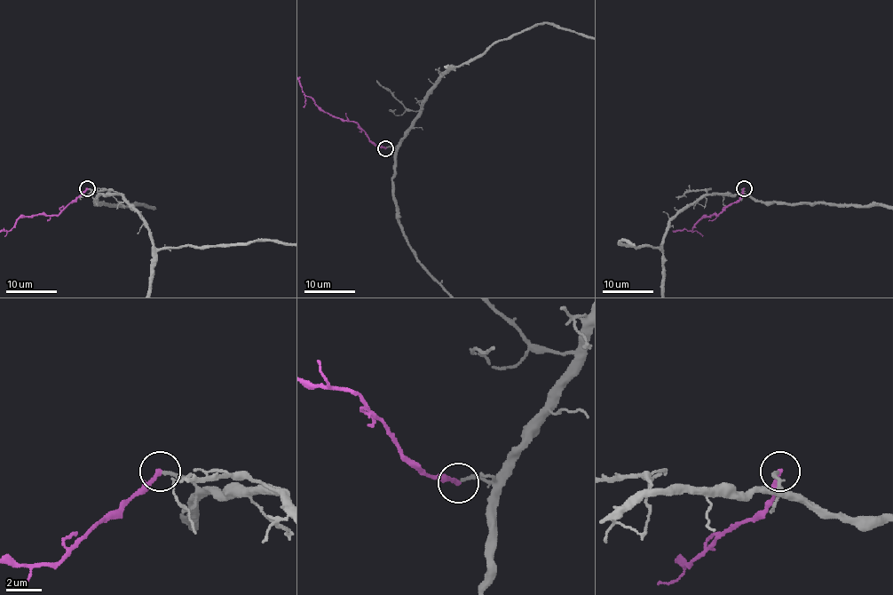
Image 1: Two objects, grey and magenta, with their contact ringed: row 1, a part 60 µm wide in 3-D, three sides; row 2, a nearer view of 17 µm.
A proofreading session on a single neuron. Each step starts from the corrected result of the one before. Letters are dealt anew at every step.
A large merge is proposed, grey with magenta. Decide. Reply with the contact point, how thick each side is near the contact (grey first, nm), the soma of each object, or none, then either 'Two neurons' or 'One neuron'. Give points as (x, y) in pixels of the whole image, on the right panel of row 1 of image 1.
Place: (744, 188). Thickness 200 nm (grey) against 240 nm. Soma of grey: none. Soma of magenta: none. One neuron

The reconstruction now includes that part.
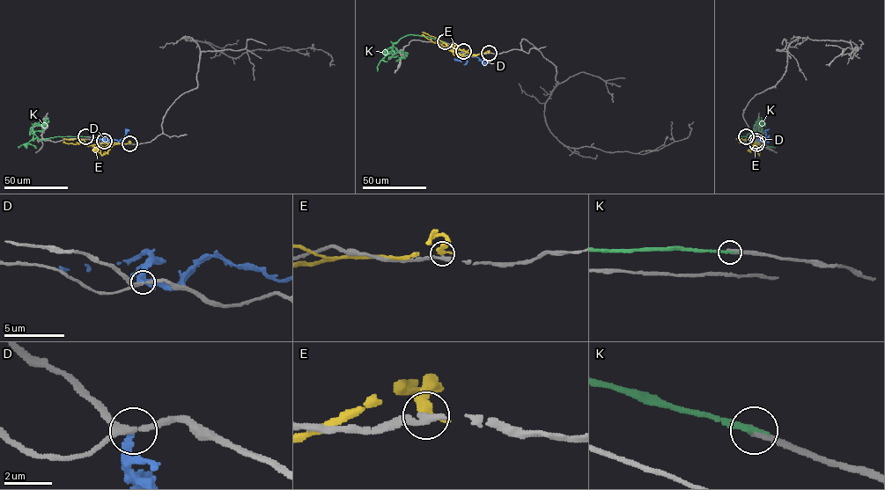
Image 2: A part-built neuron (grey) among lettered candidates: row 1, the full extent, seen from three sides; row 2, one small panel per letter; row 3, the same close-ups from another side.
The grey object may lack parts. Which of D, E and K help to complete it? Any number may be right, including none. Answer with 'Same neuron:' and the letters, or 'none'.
Same neuron: none

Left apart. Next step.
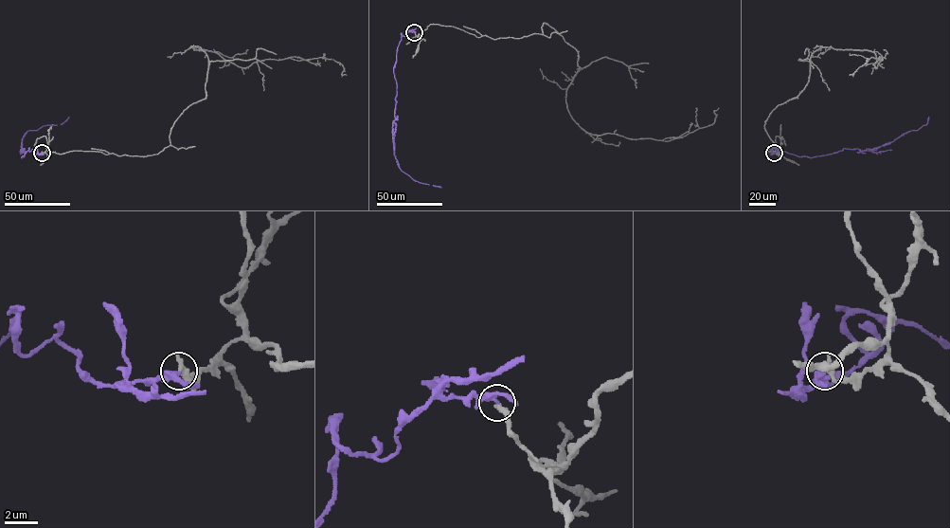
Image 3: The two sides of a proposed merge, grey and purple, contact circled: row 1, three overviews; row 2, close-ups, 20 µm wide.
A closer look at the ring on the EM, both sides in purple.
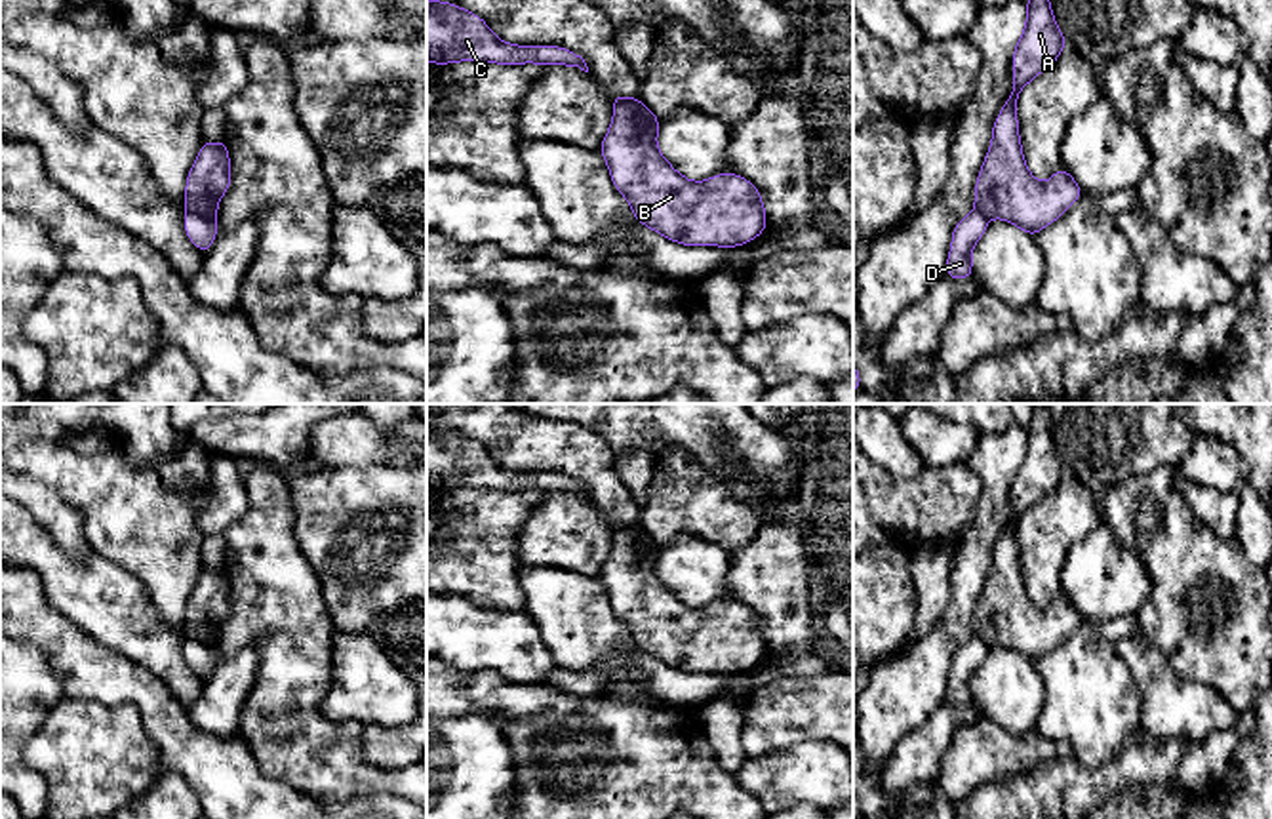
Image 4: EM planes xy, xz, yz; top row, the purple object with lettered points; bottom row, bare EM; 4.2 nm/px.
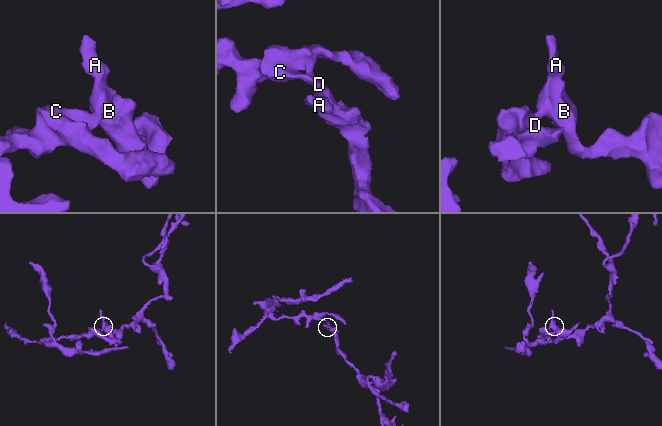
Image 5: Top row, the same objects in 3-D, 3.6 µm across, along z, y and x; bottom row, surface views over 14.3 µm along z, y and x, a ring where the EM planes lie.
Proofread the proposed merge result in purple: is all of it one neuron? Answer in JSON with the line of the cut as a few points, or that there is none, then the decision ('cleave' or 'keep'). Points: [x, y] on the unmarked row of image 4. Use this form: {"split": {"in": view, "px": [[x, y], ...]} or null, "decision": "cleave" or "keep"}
{"split": {"in": "xy", "px": [[187, 637], [214, 650]]}, "decision": "cleave"}

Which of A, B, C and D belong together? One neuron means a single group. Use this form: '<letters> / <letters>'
A B / C D

